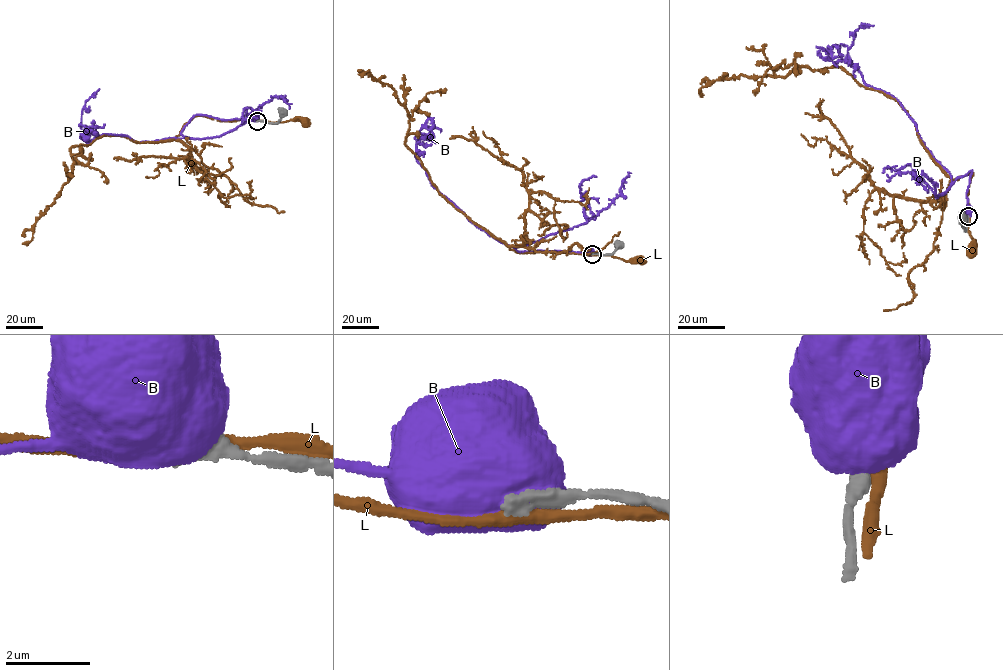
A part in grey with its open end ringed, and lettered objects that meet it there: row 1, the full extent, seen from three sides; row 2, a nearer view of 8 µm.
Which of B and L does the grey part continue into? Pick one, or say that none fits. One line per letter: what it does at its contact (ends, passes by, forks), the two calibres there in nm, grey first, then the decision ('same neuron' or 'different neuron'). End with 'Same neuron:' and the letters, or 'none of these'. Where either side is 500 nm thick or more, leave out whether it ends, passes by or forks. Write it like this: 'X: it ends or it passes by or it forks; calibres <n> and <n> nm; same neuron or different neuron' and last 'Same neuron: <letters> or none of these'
B: calibres 480 and 1000 nm; different neuron
L: it passes by; calibres 480 and 320 nm; different neuron
Same neuron: none of these

